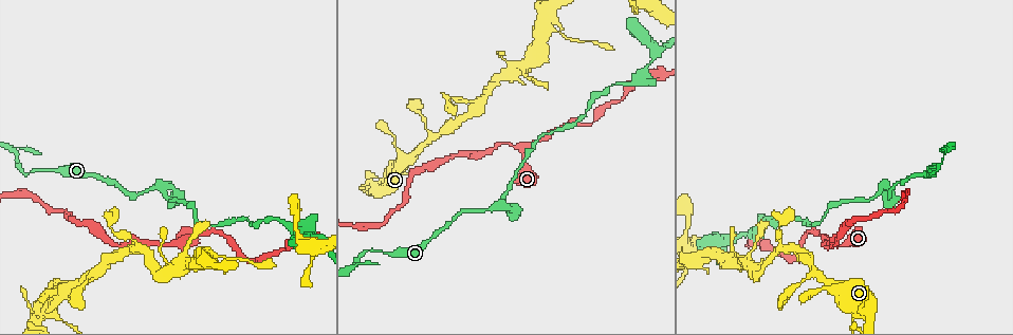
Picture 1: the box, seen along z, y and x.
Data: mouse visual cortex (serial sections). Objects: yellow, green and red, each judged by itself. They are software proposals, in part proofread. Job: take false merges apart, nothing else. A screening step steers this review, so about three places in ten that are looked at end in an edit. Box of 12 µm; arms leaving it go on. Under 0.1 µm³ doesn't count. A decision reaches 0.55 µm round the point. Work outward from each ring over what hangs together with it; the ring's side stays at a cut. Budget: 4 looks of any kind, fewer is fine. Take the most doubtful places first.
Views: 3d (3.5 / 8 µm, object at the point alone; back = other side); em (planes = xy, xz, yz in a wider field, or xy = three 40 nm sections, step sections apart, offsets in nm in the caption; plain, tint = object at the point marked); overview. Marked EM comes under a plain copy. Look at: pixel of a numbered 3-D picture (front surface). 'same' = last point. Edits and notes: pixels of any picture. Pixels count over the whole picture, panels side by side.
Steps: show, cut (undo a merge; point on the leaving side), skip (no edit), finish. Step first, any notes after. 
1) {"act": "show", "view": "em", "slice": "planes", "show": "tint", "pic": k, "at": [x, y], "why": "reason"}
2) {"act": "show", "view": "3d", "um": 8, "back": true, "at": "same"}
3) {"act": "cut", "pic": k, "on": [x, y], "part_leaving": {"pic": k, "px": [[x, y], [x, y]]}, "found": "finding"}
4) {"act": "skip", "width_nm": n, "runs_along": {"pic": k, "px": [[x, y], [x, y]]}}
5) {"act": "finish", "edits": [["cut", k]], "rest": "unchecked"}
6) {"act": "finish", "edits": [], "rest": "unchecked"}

{"act": "show", "view": "3d", "um": 3.5, "pic": 1, "at": [364, 254], "why": "sharp bend"}

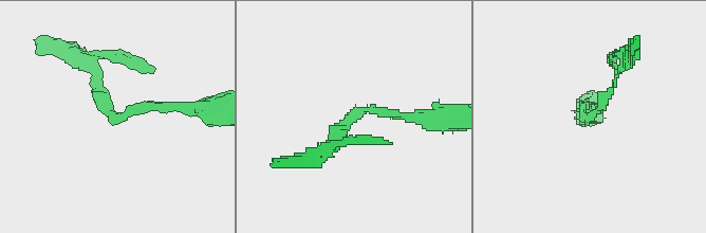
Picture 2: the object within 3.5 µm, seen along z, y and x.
{"act": "show", "view": "em", "slice": "xy", "step": 5, "show": "tint", "pic": 2, "at": [354, 115], "why": "now the EM"}

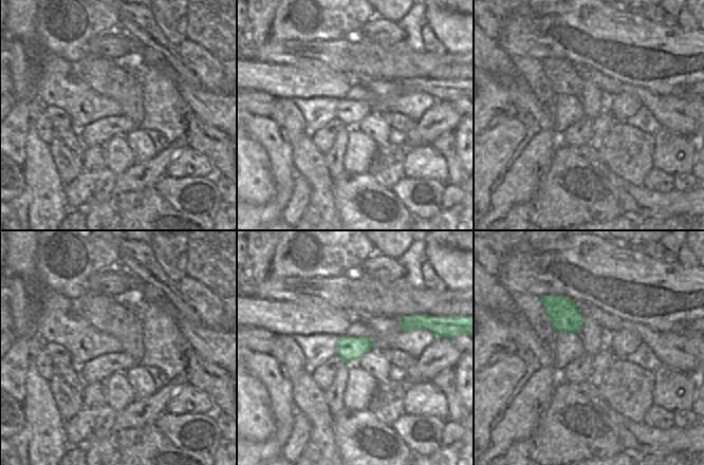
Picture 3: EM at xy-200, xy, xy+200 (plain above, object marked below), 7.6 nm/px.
{"act": "skip", "arm_widths_nm": [100, 150], "runs_along": {"pic": 2, "px": [[184, 105], [112, 115], [90, 67]]}, "found": "continuous, no second cell"}

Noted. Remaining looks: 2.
{"act": "show", "view": "3d", "um": 3.5, "pic": 1, "at": [815, 274]}

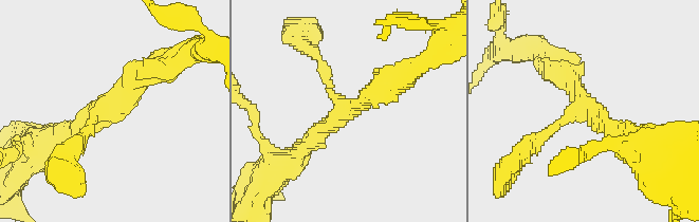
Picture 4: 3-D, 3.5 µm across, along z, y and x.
{"act": "show", "view": "em", "slice": "xy", "step": 1, "show": "tint", "pic": 4, "at": [111, 109], "arms": 3, "arm_widths_nm": [150, 250, 350]}

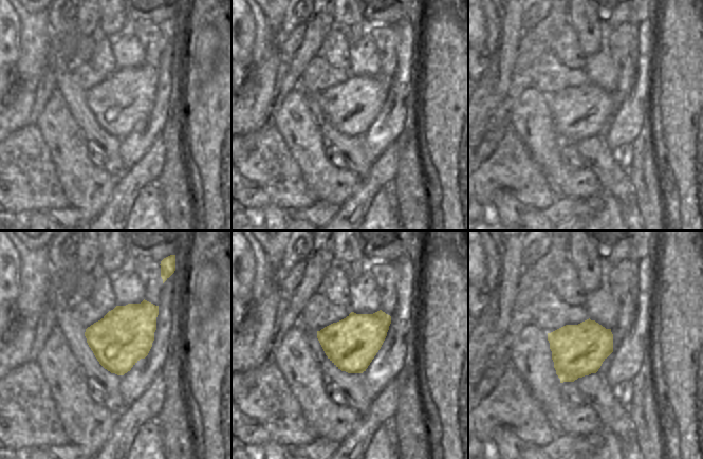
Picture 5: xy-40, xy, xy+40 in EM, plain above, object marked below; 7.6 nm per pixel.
{"act": "skip", "runs_along": {"pic": 4, "px": [[62, 144], [143, 72], [160, 69]]}, "found": "all the same cell"}

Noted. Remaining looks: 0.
{"act": "finish", "edits": [], "rest": "unchecked"}

